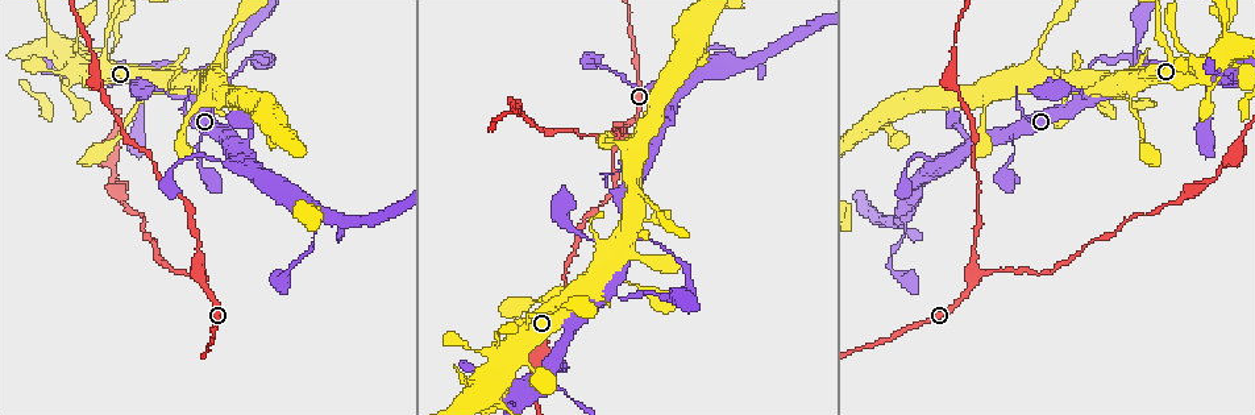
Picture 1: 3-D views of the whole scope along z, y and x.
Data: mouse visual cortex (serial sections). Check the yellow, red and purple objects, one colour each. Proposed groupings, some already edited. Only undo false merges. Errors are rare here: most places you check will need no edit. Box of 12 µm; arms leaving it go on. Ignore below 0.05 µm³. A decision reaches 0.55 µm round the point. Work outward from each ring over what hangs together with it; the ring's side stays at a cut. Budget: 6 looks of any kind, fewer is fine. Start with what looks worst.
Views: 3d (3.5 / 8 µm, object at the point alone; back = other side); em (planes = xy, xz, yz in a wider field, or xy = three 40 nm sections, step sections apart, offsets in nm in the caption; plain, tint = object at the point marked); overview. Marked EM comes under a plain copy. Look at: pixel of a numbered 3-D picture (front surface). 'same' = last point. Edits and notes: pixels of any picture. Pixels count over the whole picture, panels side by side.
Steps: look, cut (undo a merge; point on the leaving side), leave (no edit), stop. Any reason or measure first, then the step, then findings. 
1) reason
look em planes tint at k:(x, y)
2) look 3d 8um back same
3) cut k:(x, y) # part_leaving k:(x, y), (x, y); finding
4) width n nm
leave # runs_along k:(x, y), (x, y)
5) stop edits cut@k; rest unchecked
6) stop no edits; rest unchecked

a narrow waist
look 3d 3.5um at 1:(198, 244)

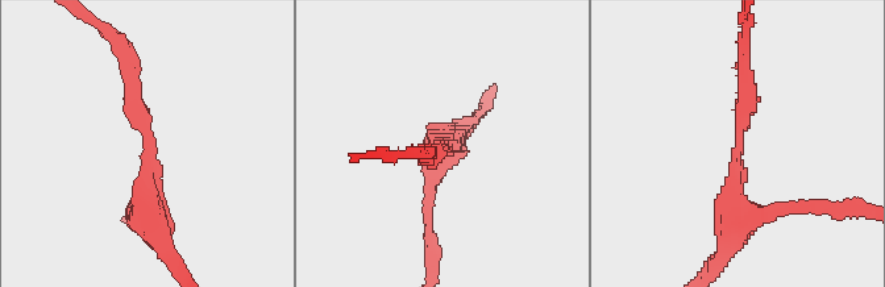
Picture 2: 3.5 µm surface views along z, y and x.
arm_widths 250, 350 nm; now the EM
look em planes tint at 2:(150, 151)

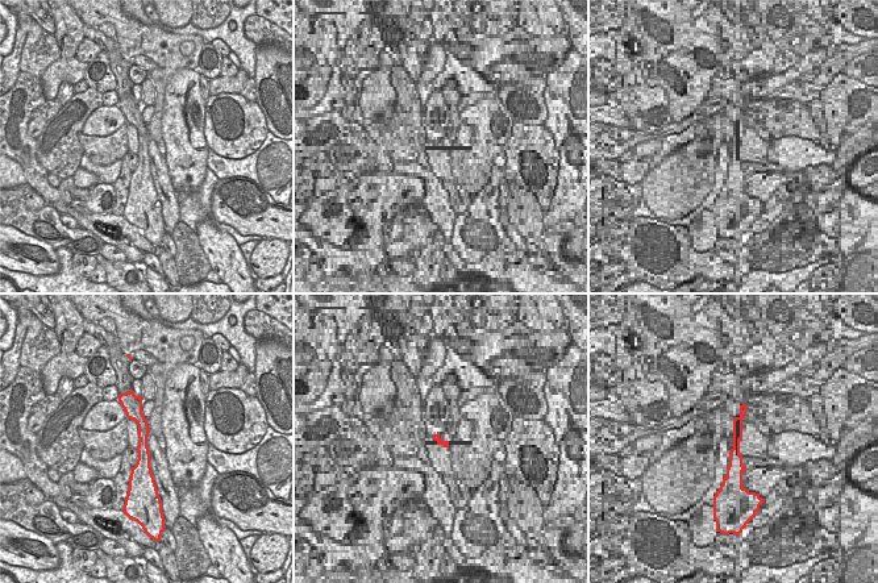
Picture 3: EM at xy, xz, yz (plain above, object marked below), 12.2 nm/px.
cut it another way
look em xy step 3 tint same

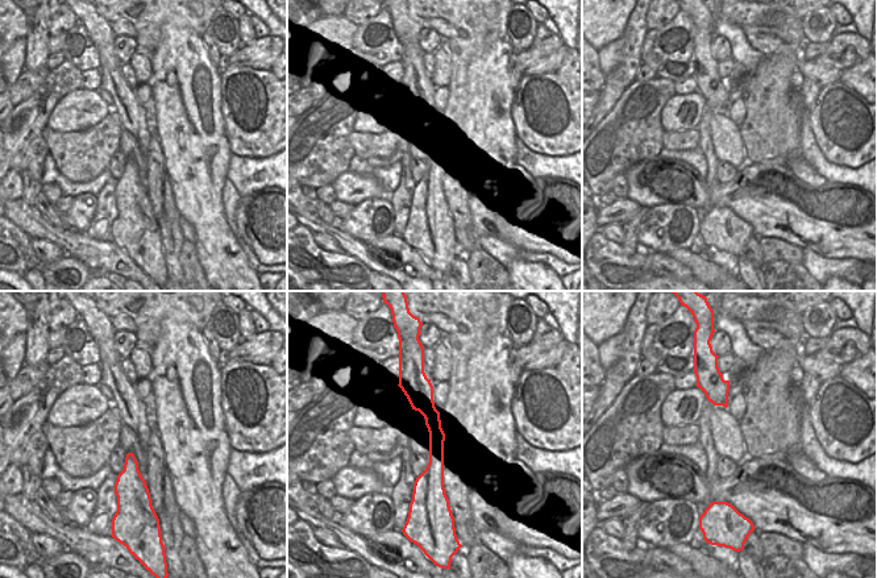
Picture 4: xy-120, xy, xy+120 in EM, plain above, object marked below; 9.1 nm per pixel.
leave # runs_along 4:(427, 382), (441, 495); one cell here

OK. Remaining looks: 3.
arms part here
look em xy step 1 tint at 1:(609, 290)

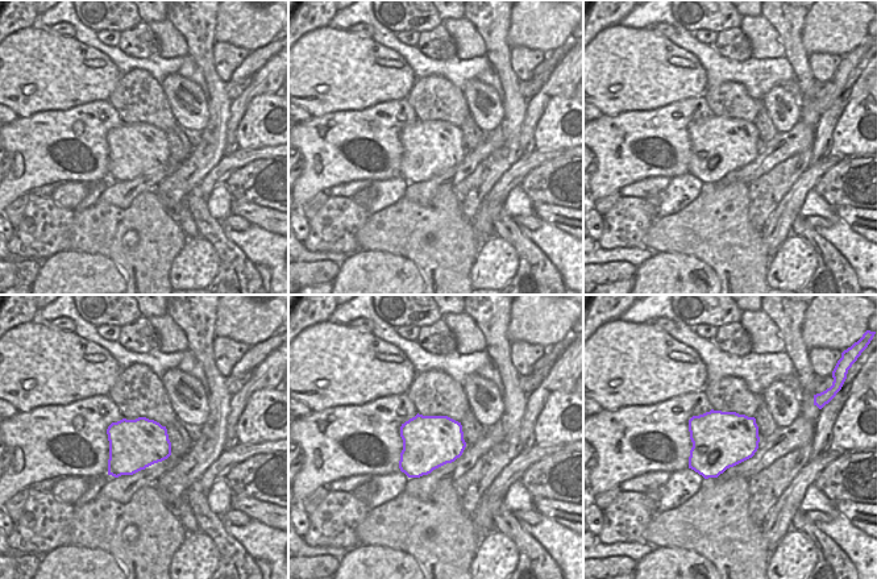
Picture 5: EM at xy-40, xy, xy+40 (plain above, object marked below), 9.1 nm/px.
look 3d 3.5um same

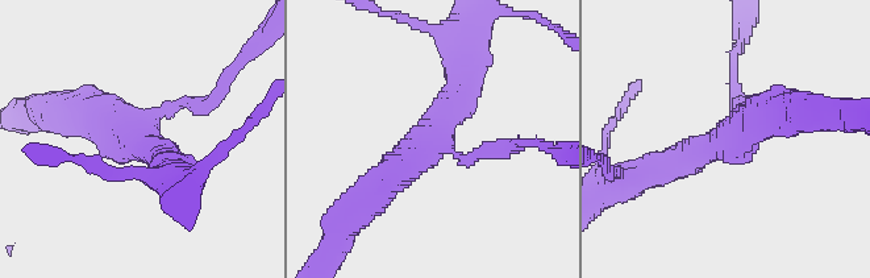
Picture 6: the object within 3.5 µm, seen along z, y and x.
arms 3
leave # runs_along 6:(465, 69), (440, 127), (371, 198); all the same cell

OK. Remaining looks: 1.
stop no edits; rest unchecked

